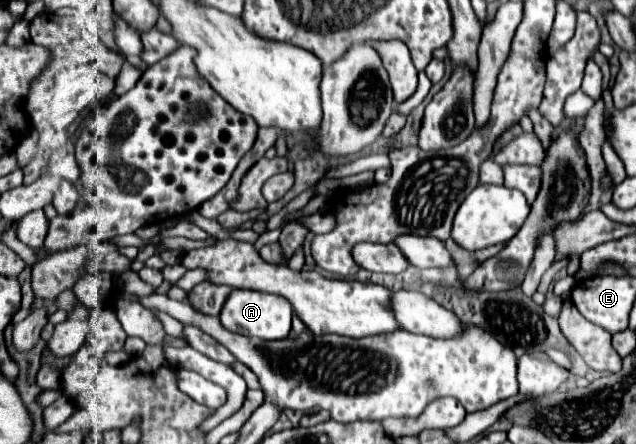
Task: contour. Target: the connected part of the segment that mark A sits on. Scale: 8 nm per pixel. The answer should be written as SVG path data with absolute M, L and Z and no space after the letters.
M232 290L226 298L220 322L238 334L250 334L258 336L262 340L282 340L290 334L290 322L292 322L292 306L282 296L272 296L266 292L254 292L254 290Z

